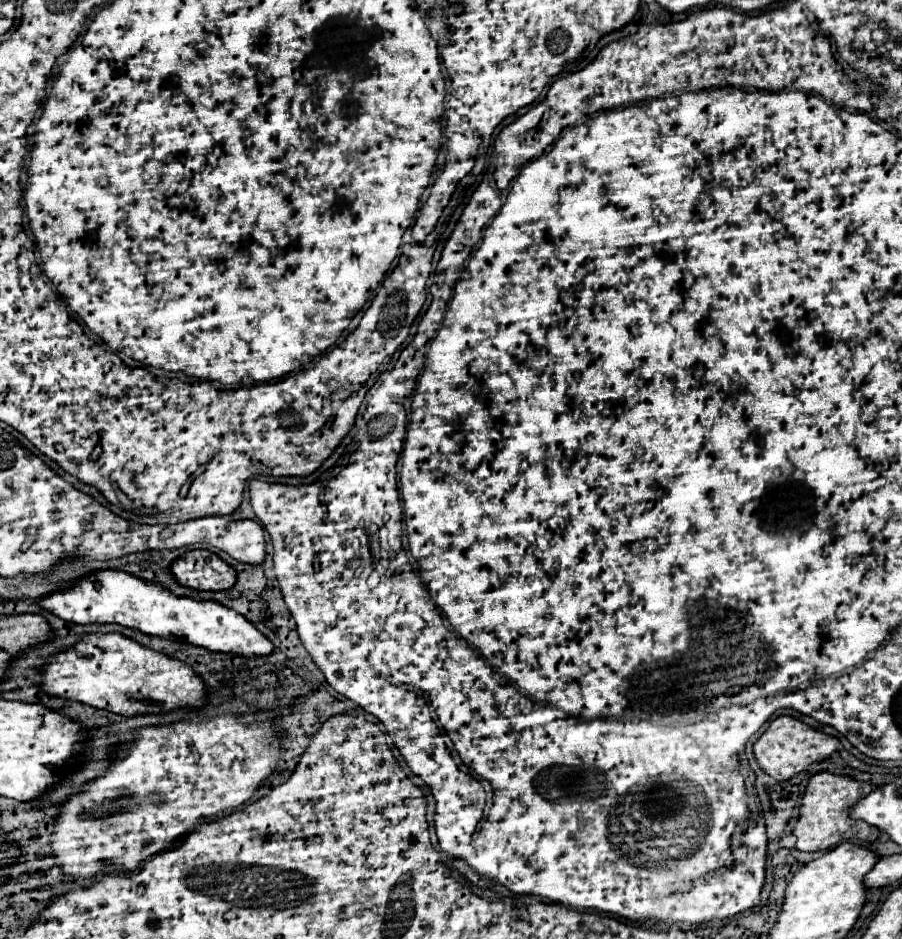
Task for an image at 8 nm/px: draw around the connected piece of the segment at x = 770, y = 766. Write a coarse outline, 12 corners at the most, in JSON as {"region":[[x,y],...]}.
{"region":[[782,715],[754,743],[758,767],[786,781],[838,749]]}

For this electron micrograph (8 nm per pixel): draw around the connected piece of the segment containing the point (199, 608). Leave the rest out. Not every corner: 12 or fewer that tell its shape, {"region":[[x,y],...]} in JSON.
{"region":[[98,571],[40,605],[240,657],[274,645],[240,613]]}

